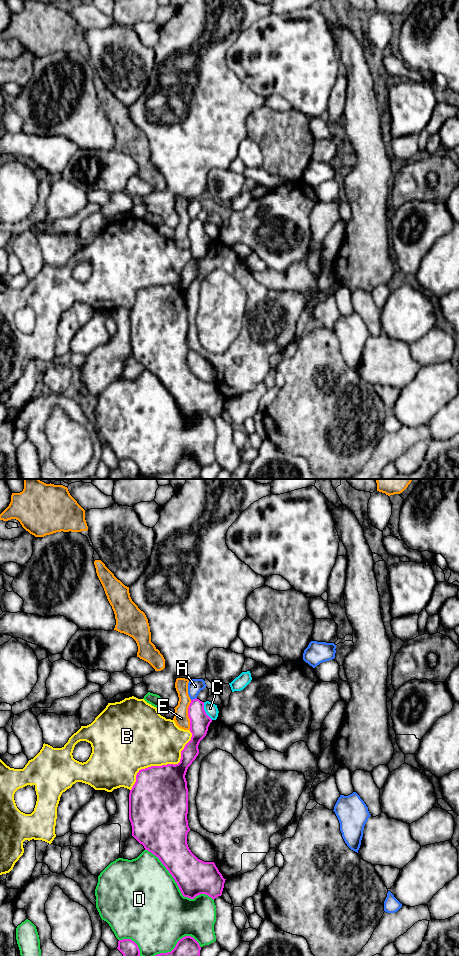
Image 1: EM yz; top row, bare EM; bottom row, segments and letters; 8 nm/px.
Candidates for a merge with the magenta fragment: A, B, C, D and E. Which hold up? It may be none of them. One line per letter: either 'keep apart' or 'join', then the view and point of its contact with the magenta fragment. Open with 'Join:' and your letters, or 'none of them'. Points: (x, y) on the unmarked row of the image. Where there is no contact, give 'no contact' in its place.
Join: none of them
A: keep apart; contact yz (193, 219)
B: keep apart; contact yz (165, 285)
C: keep apart; contact yz (204, 231)
D: keep apart; contact yz (177, 404)
E: keep apart; contact yz (188, 235)

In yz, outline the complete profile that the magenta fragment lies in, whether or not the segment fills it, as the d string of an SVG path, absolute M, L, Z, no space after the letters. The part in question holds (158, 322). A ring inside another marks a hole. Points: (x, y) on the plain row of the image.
M191 220L188 227L190 239L191 260L181 271L178 284L151 286L139 290L136 302L129 313L129 340L132 346L132 356L144 366L166 387L177 403L182 415L194 419L200 414L206 414L213 420L222 415L225 400L214 382L204 382L198 379L189 369L187 354L188 346L188 308L185 298L188 287L199 274L198 265L206 256L212 239L204 230L204 222Z

